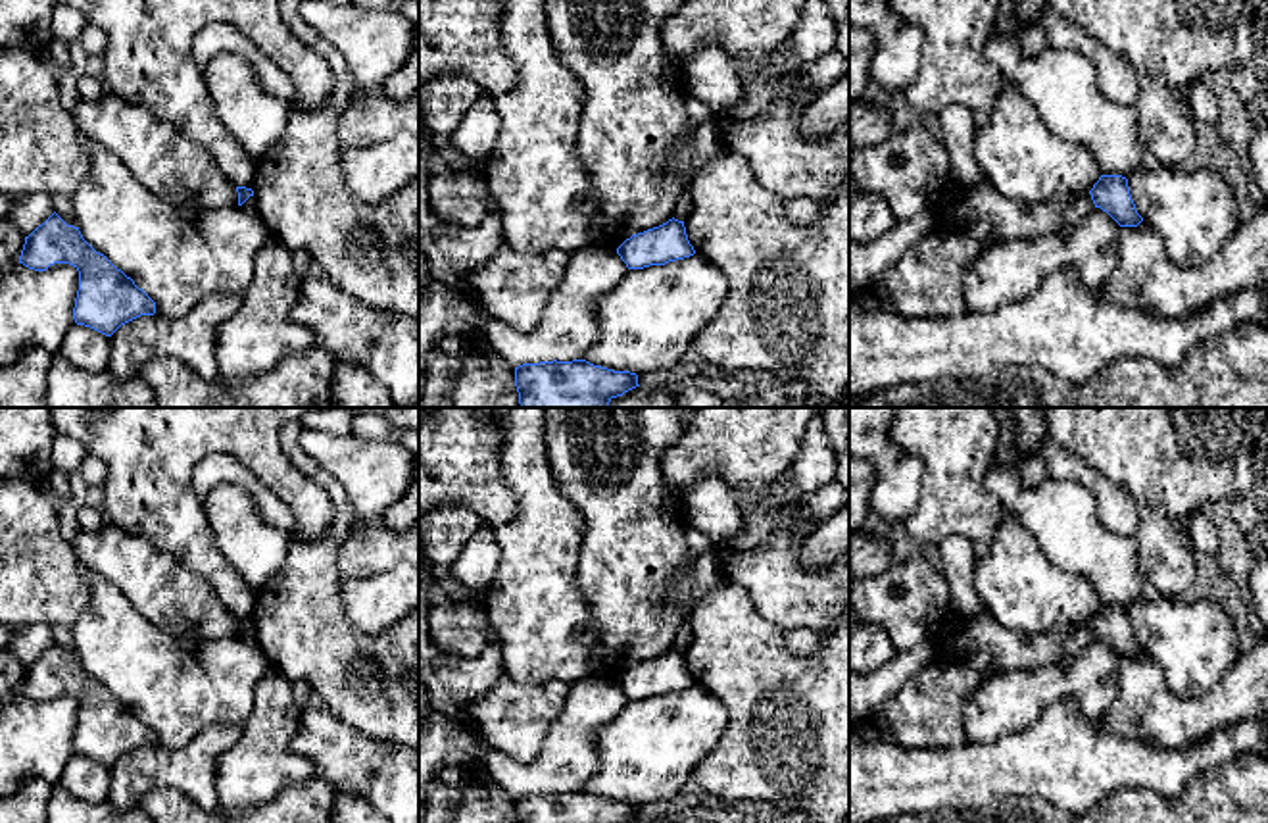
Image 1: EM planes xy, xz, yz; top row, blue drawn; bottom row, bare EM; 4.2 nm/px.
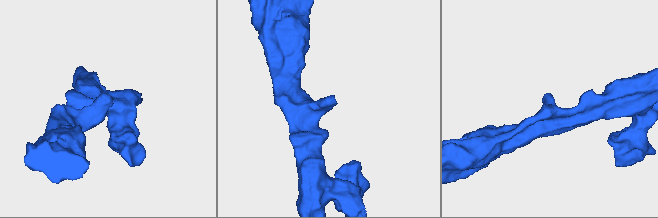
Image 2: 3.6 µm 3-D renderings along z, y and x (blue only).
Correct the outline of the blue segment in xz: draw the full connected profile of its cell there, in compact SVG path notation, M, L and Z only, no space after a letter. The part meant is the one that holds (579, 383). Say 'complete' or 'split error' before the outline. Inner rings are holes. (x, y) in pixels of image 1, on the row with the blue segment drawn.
complete | M586 360L540 362L515 367L515 387L521 408L609 408L609 402L640 387L638 375L613 371Z

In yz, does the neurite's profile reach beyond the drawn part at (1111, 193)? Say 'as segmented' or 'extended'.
as segmented

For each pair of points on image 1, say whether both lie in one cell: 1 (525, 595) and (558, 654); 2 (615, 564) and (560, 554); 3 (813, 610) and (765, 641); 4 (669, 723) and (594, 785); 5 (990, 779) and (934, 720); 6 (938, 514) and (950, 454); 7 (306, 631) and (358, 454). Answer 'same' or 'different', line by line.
1: same
2: different
3: different
4: same
5: different
6: same
7: different

